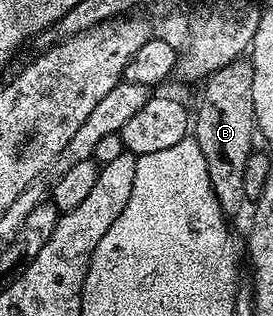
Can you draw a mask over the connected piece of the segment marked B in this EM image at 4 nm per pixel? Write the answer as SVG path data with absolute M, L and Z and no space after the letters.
M240 58L229 65L221 66L213 75L202 81L201 87L203 87L203 97L199 100L199 109L194 109L193 112L193 139L205 154L211 188L215 192L224 216L232 221L250 221L253 215L253 204L245 194L245 166L251 157L253 151L251 143L254 142L255 136L257 140L257 125L253 110L253 66L250 59Z

